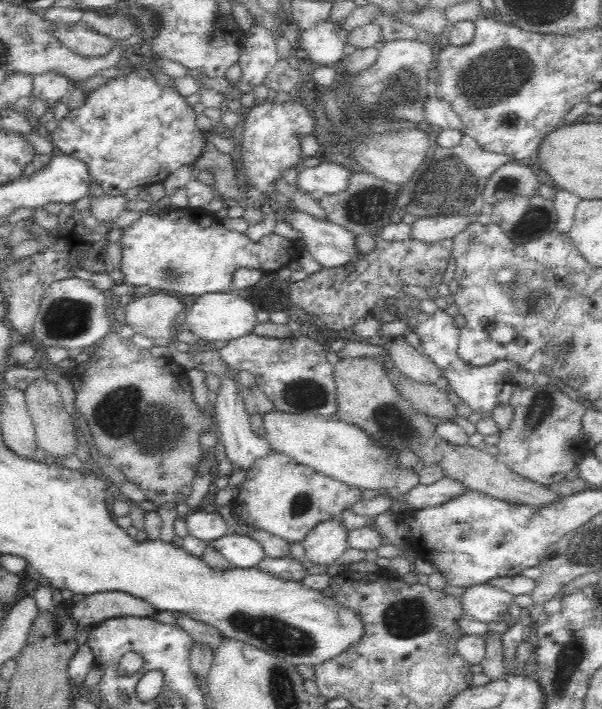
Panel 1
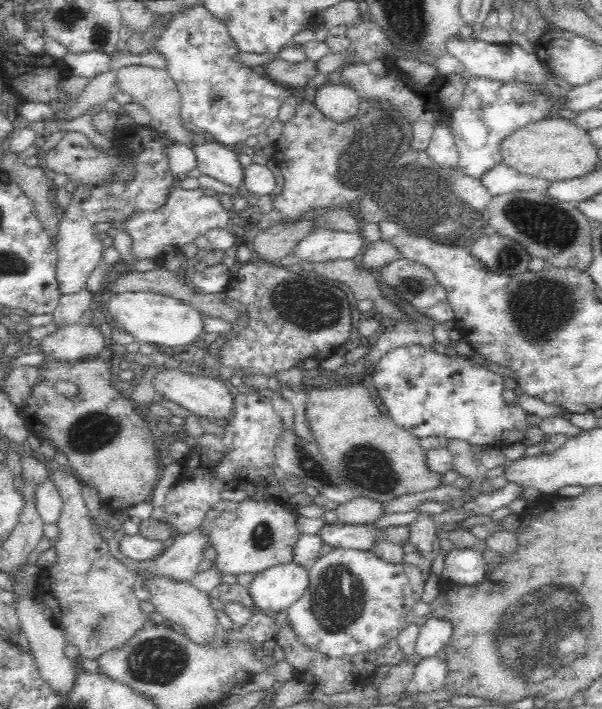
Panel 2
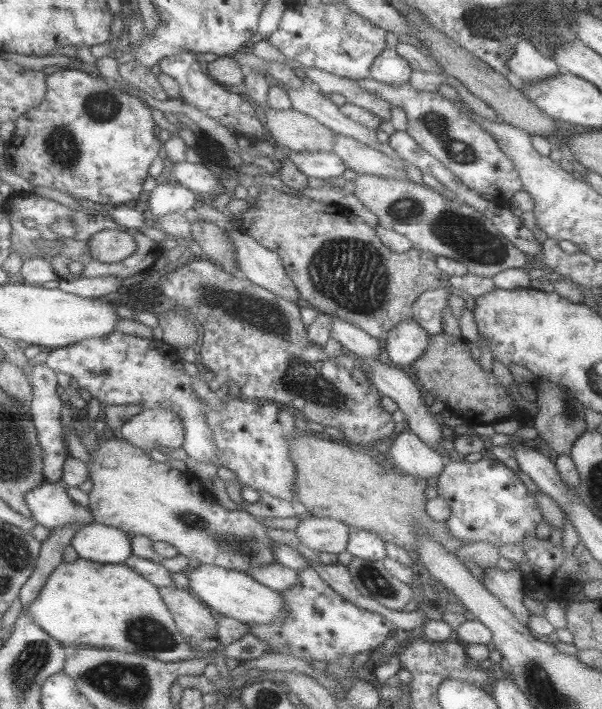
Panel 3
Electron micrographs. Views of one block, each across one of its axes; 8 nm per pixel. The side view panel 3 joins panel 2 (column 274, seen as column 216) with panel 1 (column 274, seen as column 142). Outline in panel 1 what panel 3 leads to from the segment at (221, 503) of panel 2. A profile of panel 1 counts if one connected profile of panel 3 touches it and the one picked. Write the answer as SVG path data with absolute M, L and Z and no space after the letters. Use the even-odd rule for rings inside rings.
M274 448L269 451L264 458L258 458L247 470L246 478L240 486L239 493L230 504L232 512L242 518L249 526L267 531L288 541L289 544L302 544L308 532L316 524L328 519L340 519L344 510L350 510L356 502L362 499L361 488L348 486L320 472L315 472L312 468L296 463L290 456L277 452Z

